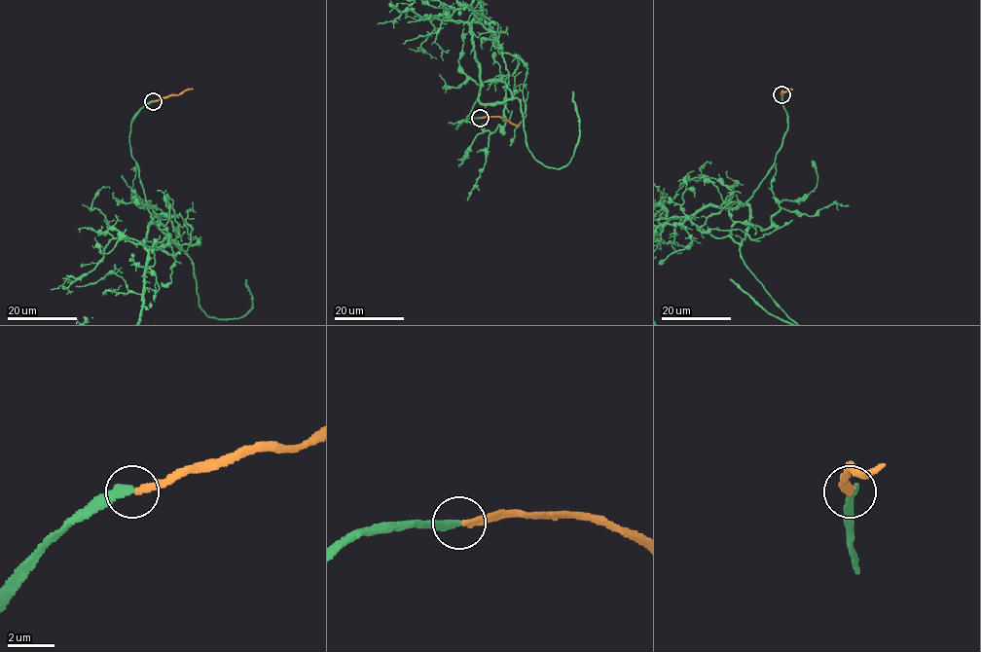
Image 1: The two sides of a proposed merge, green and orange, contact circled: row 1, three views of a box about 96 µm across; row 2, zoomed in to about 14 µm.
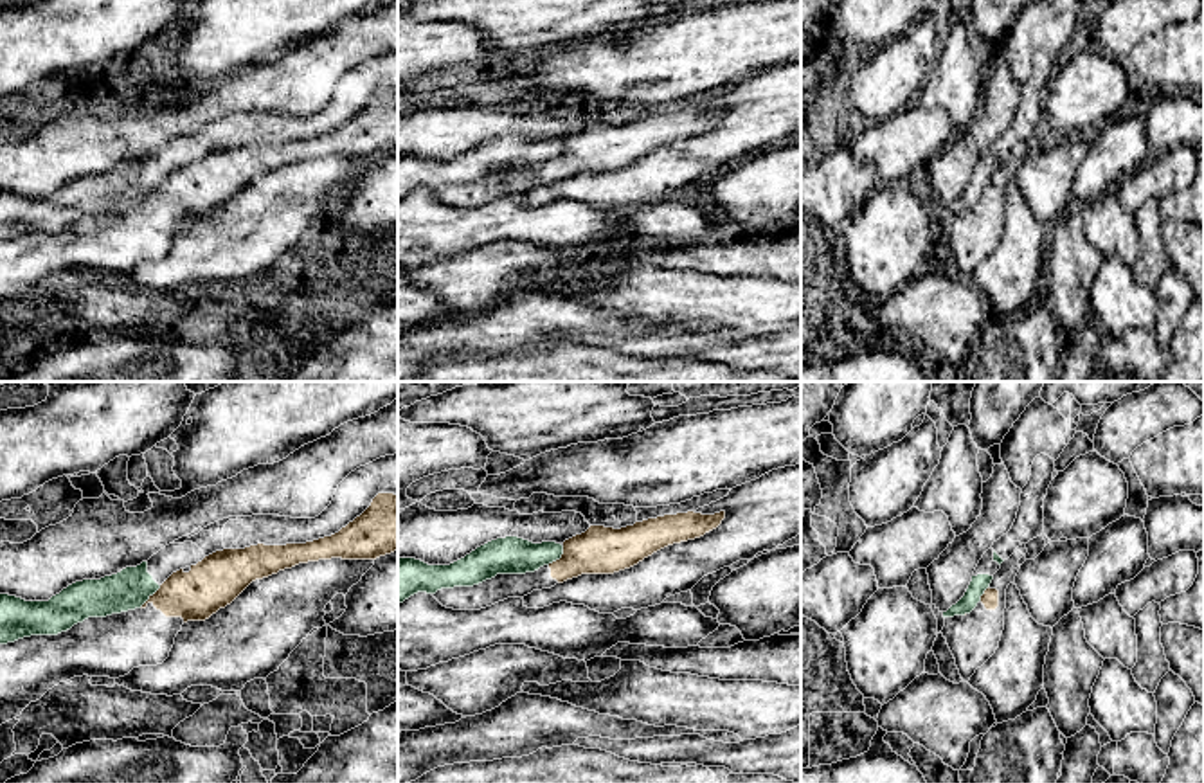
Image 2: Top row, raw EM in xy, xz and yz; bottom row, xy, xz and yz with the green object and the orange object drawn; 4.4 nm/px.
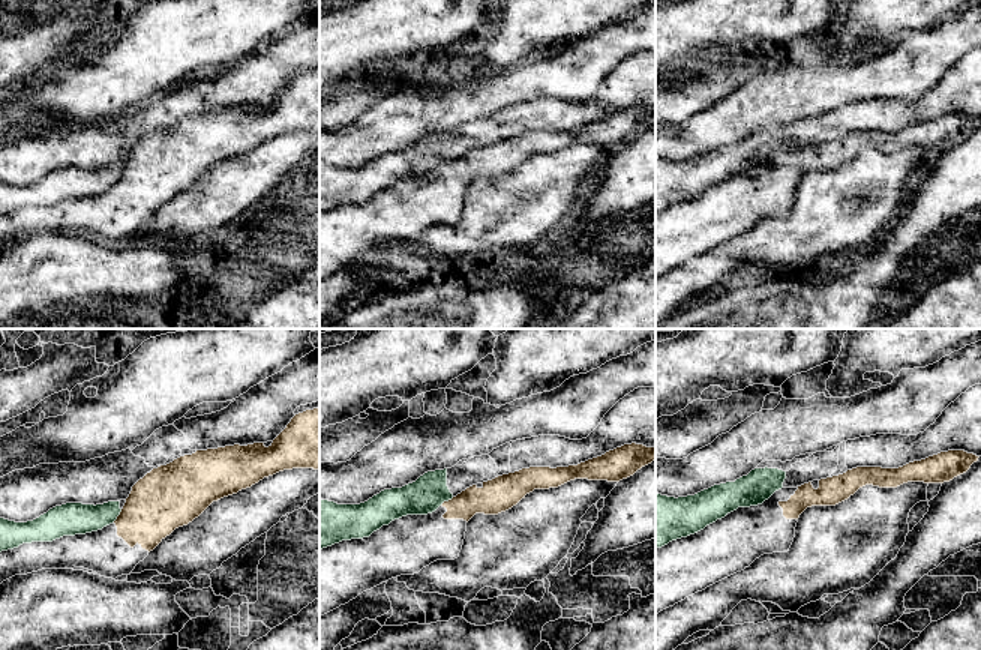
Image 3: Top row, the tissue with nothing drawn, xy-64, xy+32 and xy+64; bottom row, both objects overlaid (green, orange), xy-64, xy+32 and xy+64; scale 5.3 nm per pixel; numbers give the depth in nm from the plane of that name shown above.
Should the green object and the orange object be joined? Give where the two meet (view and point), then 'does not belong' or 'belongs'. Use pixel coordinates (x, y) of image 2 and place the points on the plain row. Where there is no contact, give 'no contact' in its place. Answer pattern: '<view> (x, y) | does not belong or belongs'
xy (150, 191) | does not belong

